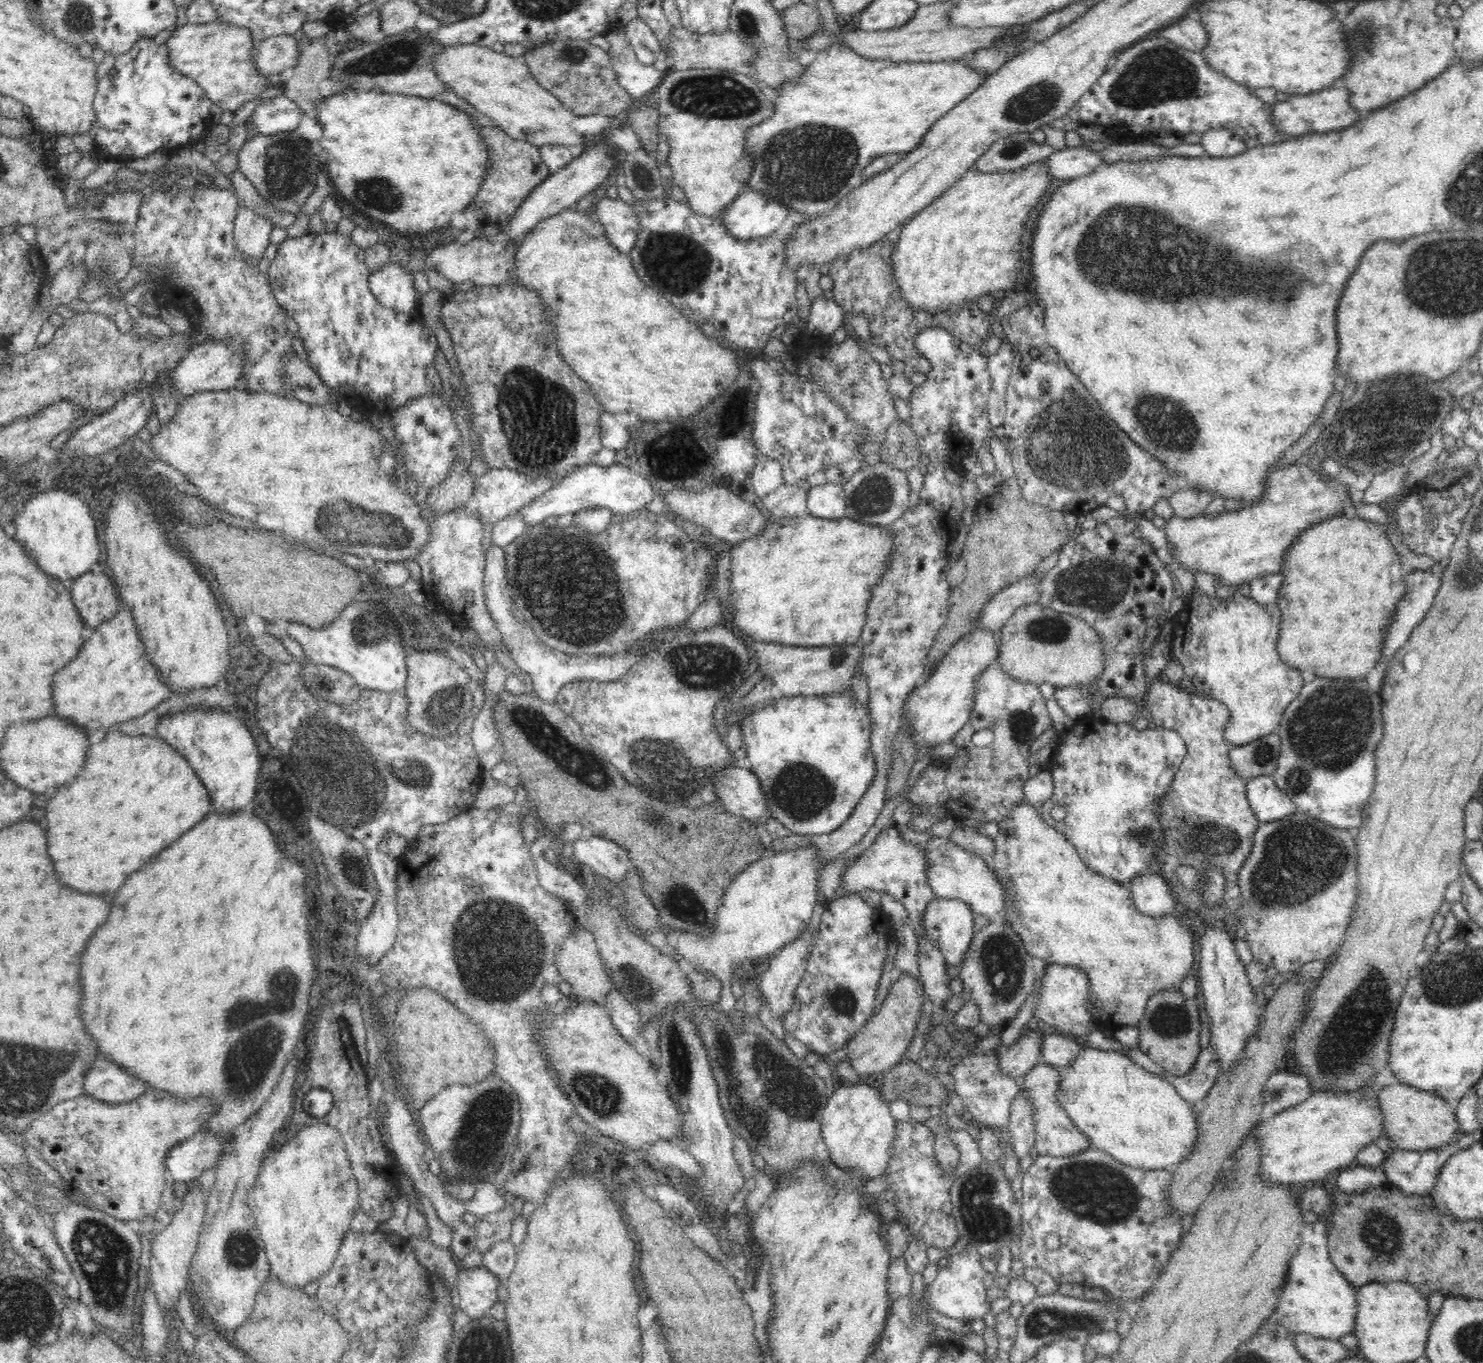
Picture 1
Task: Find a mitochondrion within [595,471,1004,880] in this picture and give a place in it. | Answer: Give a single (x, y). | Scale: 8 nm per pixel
(665, 763)

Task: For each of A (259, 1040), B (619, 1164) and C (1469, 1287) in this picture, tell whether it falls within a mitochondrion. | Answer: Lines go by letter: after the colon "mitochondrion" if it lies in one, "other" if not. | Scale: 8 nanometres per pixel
A: mitochondrion
B: other
C: other

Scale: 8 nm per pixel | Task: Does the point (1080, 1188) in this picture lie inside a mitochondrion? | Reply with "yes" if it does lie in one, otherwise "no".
yes

